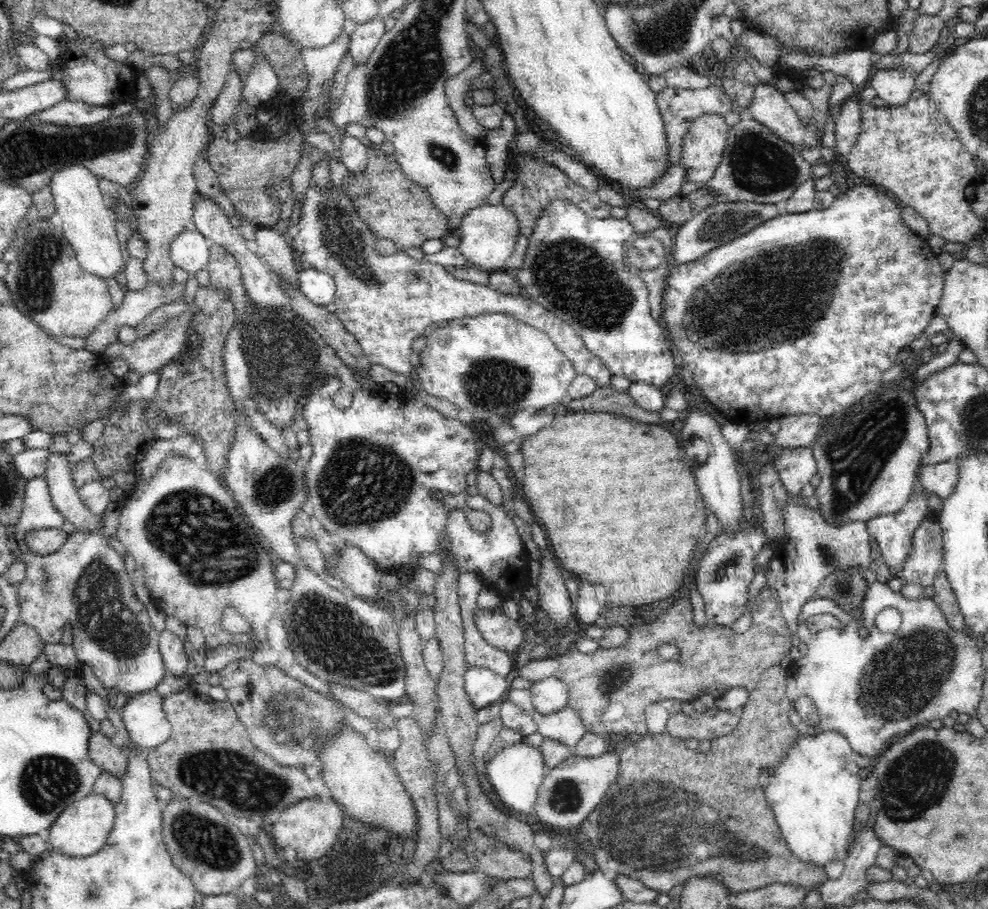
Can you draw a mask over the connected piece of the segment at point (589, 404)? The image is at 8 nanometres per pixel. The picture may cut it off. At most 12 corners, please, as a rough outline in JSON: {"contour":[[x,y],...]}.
{"contour":[[598,387],[562,412],[609,412],[646,424],[666,424],[627,392]]}

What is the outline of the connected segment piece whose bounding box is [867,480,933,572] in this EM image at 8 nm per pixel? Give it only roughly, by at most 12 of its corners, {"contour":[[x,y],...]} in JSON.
{"contour":[[915,480],[905,508],[867,523],[892,572],[904,566],[922,520],[933,515]]}

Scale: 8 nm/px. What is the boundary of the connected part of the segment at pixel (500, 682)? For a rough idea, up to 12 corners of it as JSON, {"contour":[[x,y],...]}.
{"contour":[[467,667],[465,691],[476,711],[500,702],[510,689],[490,669]]}

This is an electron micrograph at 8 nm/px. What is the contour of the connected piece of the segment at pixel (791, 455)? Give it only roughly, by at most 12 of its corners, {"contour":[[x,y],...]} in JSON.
{"contour":[[812,445],[780,448],[773,466],[800,496],[817,473]]}

